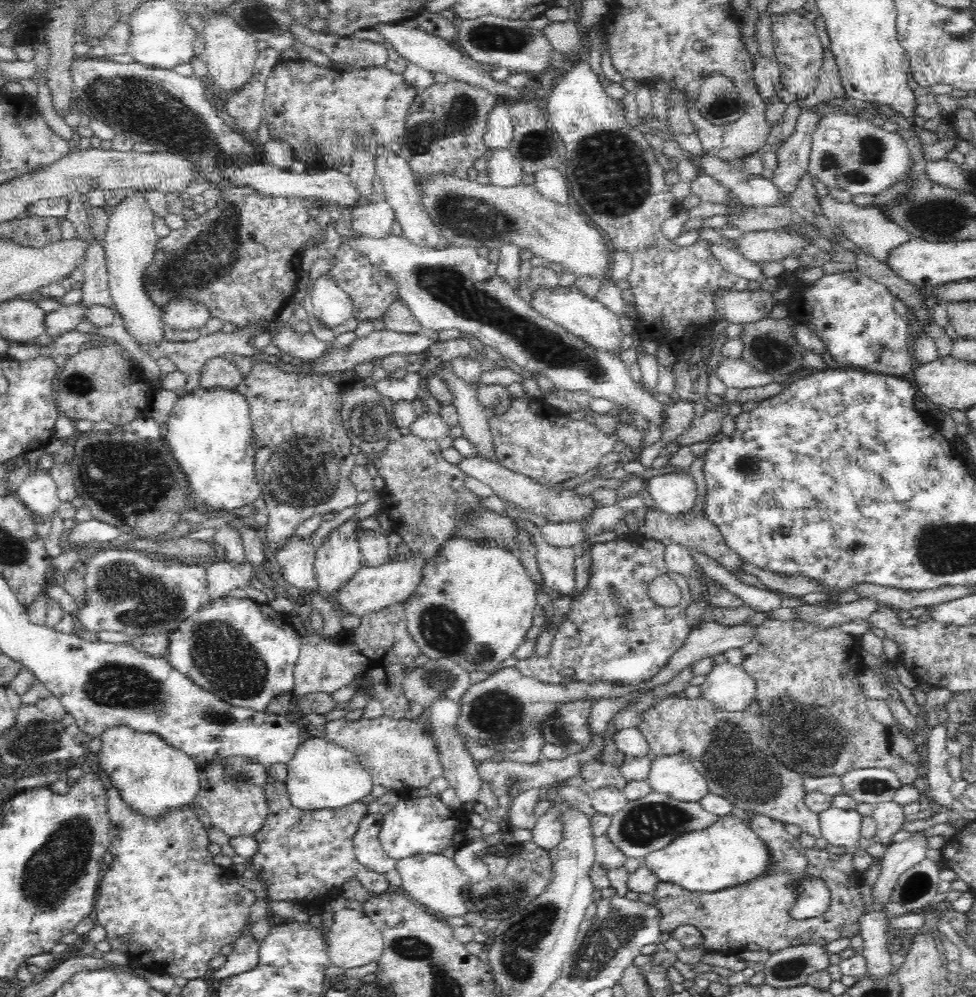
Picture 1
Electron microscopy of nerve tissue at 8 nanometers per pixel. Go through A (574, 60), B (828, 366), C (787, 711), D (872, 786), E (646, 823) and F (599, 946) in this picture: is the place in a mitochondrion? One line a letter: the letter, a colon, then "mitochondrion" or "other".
A: other
B: other
C: mitochondrion
D: mitochondrion
E: mitochondrion
F: mitochondrion

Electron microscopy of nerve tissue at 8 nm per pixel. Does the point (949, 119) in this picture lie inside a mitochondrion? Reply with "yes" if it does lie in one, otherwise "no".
no

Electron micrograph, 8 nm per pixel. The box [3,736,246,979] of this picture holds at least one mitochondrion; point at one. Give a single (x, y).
(60, 863)

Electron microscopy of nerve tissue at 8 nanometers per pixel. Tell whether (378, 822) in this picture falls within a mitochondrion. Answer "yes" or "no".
no

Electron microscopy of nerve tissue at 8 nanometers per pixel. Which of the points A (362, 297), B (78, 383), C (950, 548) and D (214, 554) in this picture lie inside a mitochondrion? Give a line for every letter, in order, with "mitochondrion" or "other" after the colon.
A: other
B: mitochondrion
C: mitochondrion
D: other

